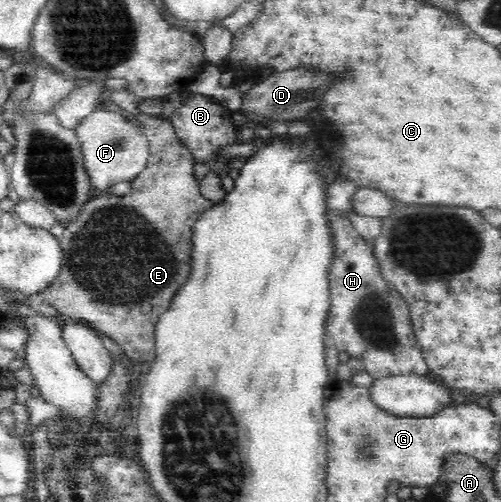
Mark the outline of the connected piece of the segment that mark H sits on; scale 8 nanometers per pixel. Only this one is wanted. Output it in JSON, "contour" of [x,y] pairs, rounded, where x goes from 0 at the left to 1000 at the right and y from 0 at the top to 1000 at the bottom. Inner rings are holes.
{"contour":[[[677,420],[655,422],[657,446],[667,466],[665,534],[659,554],[659,620],[653,631],[651,669],[673,697],[691,697],[701,711],[725,719],[727,737],[747,755],[792,747],[856,747],[856,731],[842,707],[816,629],[816,612],[808,596],[796,594],[792,580],[776,574],[764,556],[747,508],[747,490],[737,490],[713,464],[701,438],[683,432]]]}

